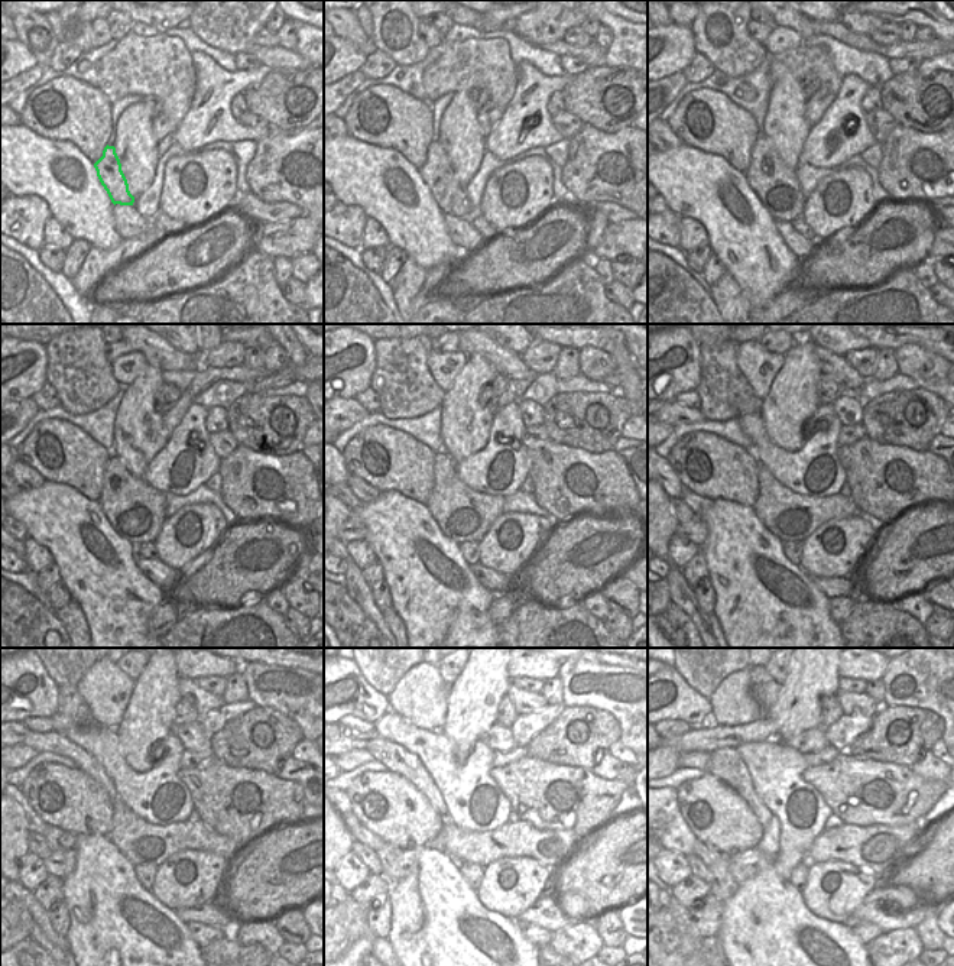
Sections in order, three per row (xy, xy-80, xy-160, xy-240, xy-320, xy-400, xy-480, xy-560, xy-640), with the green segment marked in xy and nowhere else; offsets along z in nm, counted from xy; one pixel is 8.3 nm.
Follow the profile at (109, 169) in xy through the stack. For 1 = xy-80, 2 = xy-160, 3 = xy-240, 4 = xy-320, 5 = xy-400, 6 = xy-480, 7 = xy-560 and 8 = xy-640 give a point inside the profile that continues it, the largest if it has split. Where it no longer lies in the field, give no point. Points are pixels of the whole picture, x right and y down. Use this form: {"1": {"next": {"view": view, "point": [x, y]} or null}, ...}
{"1": {"next": {"view": "xy-80", "point": [437, 172]}}, "2": {"next": {"view": "xy-160", "point": [776, 187]}}, "3": {"next": {"view": "xy-240", "point": [136, 511]}}, "4": {"next": {"view": "xy-320", "point": [464, 515]}}, "5": {"next": {"view": "xy-400", "point": [791, 516]}}, "6": {"next": {"view": "xy-480", "point": [140, 842]}}, "7": {"next": {"view": "xy-560", "point": [549, 848]}}, "8": {"next": {"view": "xy-640", "point": [875, 848]}}}

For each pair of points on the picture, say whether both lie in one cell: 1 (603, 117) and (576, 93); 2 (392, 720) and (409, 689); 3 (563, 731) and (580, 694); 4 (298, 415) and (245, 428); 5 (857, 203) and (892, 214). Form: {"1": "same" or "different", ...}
{"1": "same", "2": "different", "3": "different", "4": "same", "5": "different"}

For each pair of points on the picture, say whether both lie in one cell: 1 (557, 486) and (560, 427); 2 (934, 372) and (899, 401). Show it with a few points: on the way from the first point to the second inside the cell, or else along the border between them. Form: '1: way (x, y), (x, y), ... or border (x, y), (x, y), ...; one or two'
1: border (549, 440), (558, 444), (586, 449), (591, 453); two
2: border (920, 385), (938, 396); two

